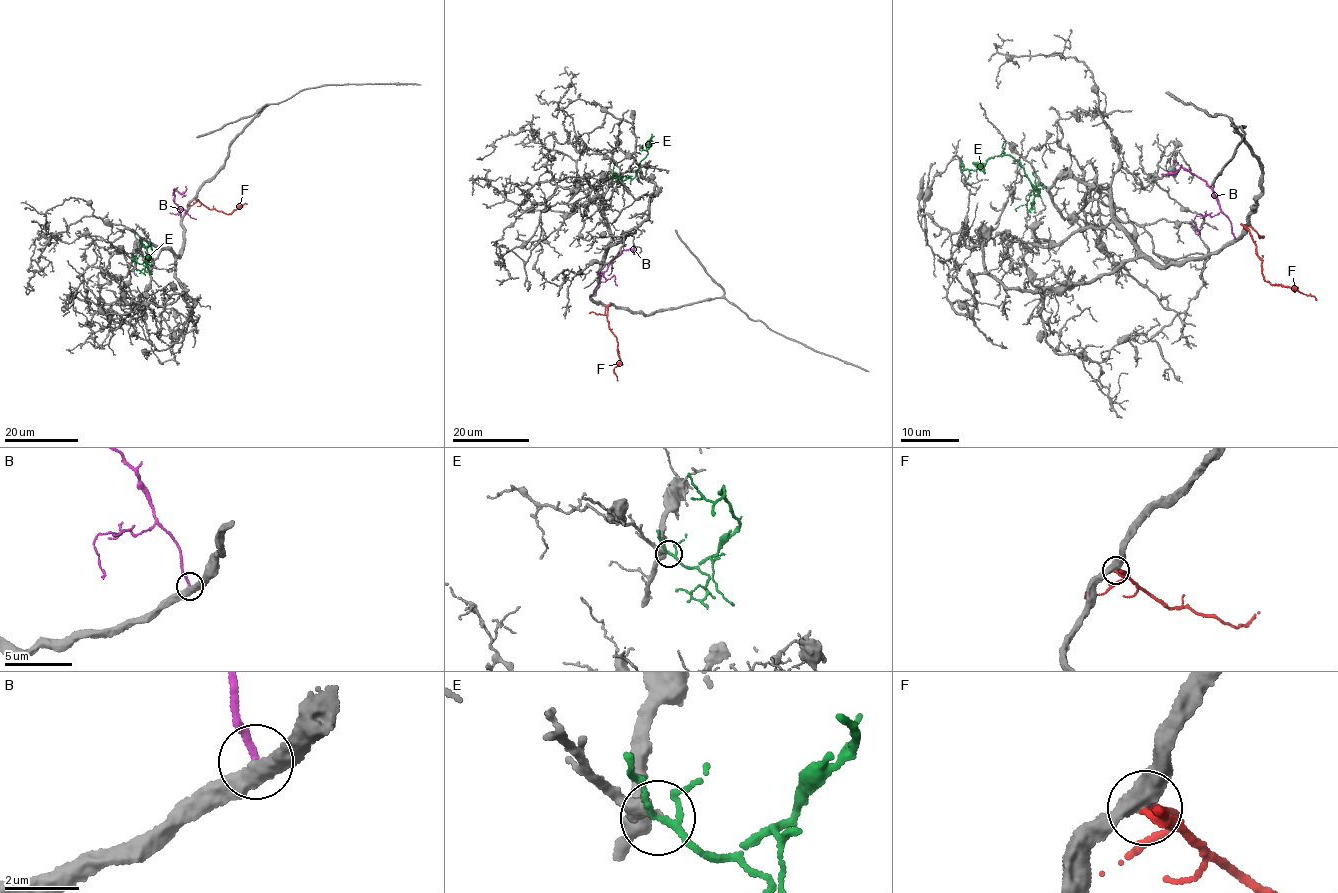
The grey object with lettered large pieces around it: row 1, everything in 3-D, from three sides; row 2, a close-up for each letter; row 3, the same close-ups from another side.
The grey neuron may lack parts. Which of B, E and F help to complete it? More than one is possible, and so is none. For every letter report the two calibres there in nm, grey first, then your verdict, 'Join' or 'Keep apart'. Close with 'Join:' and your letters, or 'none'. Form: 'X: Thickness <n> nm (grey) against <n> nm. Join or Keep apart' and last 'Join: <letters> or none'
B: Thickness 460 nm (grey) against 190 nm. Keep apart
E: Thickness 240 nm (grey) against 130 nm. Join
F: Thickness 400 nm (grey) against 190 nm. Keep apart
Join: E

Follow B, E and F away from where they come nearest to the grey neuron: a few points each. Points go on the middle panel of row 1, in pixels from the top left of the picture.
B: (590, 297), (608, 265), (623, 250), (633, 250), (633, 245)
E: (612, 171), (623, 180), (635, 176), (640, 161), (647, 156), (647, 143), (651, 134)
F: (606, 306), (609, 326), (617, 344), (620, 363), (614, 368), (617, 380)

